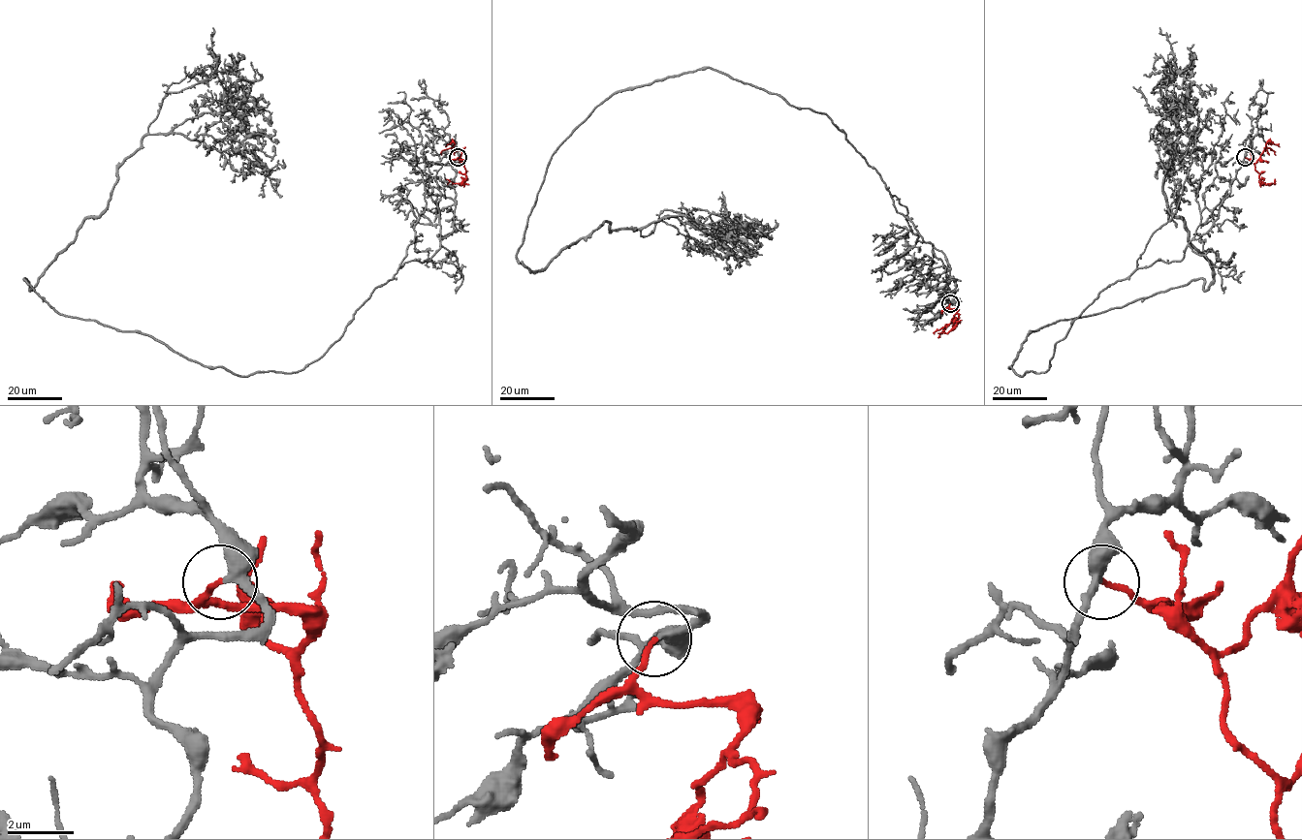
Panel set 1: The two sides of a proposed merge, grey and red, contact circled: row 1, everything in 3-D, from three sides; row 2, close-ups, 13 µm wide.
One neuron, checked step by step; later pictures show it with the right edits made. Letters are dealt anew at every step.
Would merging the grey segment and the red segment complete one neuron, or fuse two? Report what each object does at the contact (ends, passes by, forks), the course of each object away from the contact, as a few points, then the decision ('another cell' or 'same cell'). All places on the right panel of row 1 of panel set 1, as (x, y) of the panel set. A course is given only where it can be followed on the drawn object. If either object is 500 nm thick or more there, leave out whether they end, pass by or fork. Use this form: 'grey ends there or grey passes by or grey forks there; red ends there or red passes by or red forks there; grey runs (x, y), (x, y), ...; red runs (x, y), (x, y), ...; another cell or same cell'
grey passes by; red ends there; grey runs (1245, 157), (1180, 261), (1108, 286), (1045, 372), (1018, 375), (1032, 331), (1206, 290), (1159, 133), (1171, 196); red runs (1245, 157), (1254, 166), (1263, 181), (1273, 184), (1275, 179); same cell

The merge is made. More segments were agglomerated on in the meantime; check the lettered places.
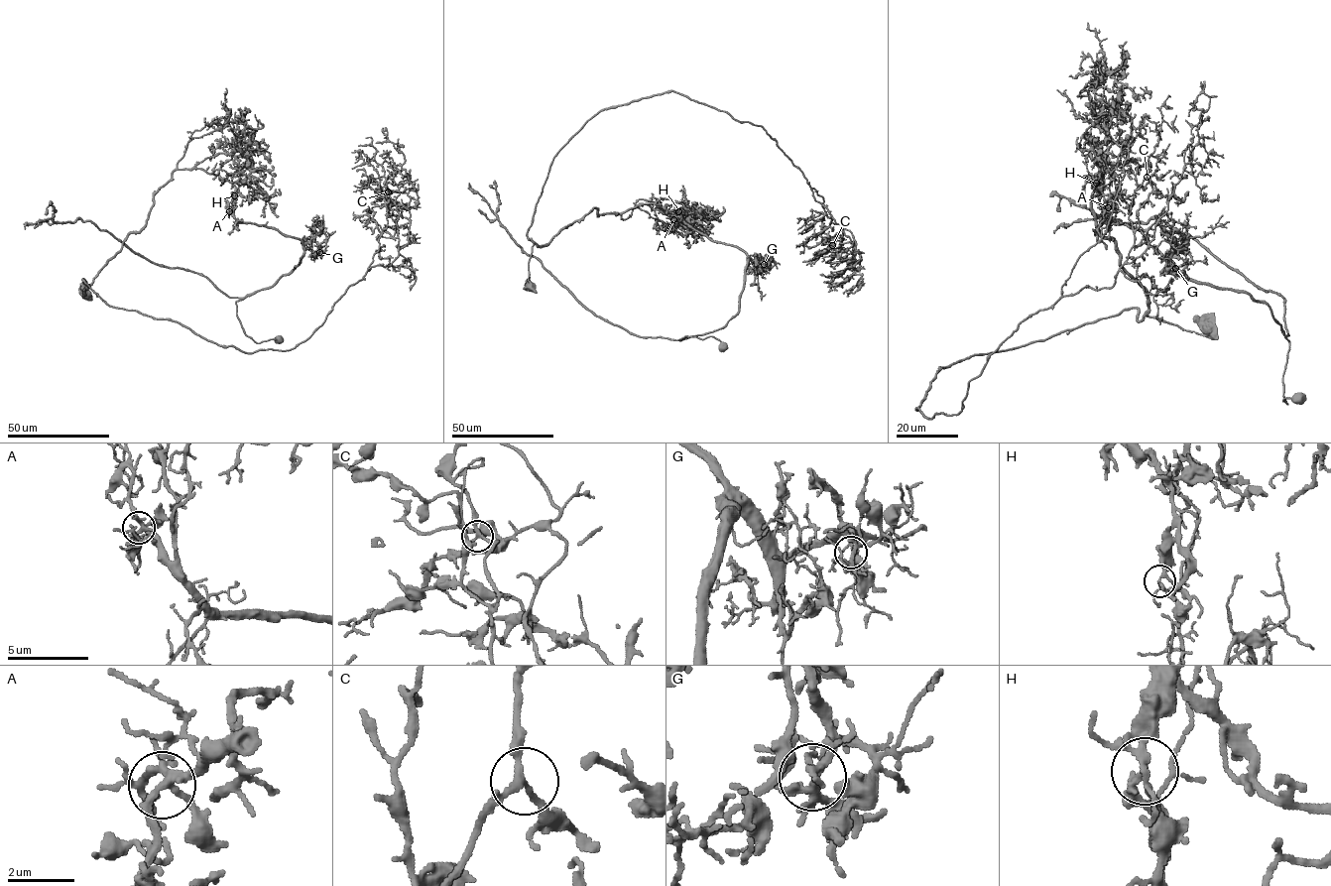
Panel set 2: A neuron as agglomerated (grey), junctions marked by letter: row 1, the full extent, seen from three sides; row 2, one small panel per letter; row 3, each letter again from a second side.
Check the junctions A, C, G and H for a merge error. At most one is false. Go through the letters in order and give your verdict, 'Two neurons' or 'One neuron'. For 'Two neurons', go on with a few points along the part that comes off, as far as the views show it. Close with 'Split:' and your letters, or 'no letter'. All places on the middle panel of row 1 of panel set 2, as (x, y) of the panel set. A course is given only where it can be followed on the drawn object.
A: One neuron
C: One neuron
G: One neuron
H: Two neurons. Course of the part to remove: (678, 211), (748, 256), (739, 310), (713, 331), (643, 337), (586, 309), (469, 183)
Split: H

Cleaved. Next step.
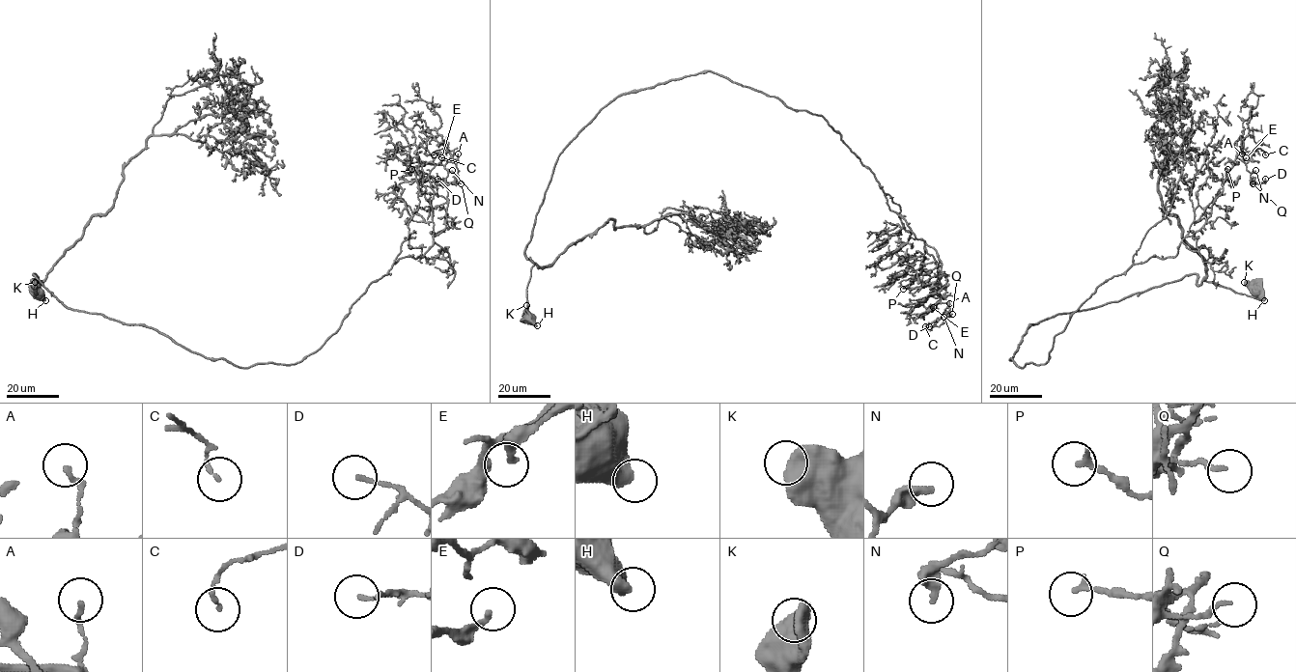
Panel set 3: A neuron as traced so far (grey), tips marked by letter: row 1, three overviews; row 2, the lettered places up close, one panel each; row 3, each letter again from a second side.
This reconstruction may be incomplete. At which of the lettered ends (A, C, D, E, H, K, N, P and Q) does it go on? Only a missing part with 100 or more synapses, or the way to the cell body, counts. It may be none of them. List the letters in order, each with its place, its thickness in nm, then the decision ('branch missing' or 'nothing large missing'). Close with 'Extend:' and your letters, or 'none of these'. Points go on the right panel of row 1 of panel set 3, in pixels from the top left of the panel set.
A: (1242, 154) | 190 nm | nothing large missing
C: (1265, 154) | 120 nm | nothing large missing
D: (1265, 179) | 110 nm | nothing large missing
E: (1246, 157) | 240 nm | nothing large missing
H: (1264, 300) | 550 nm | nothing large missing
K: (1244, 282) | 550 nm | nothing large missing
N: (1255, 170) | 320 nm | nothing large missing
P: (1227, 169) | 240 nm | nothing large missing
Q: (1253, 183) | 150 nm | nothing large missing
Extend: none of these

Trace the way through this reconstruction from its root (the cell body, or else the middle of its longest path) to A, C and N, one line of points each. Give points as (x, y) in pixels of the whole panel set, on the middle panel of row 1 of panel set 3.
A: (530, 319), (524, 248), (560, 153), (618, 96), (707, 71), (820, 114), (924, 241), (949, 303)
C: (530, 319), (560, 153), (618, 96), (713, 71), (820, 114), (870, 170), (937, 264), (925, 326)
N: (530, 319), (524, 248), (560, 153), (618, 96), (707, 71), (820, 114), (840, 134), (937, 263), (943, 317)

